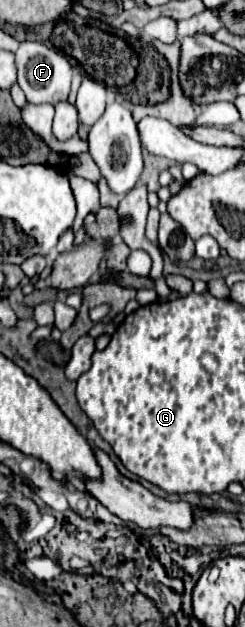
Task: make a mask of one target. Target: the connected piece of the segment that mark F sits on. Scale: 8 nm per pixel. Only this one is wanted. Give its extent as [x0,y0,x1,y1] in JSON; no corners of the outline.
[16,41,72,105]

